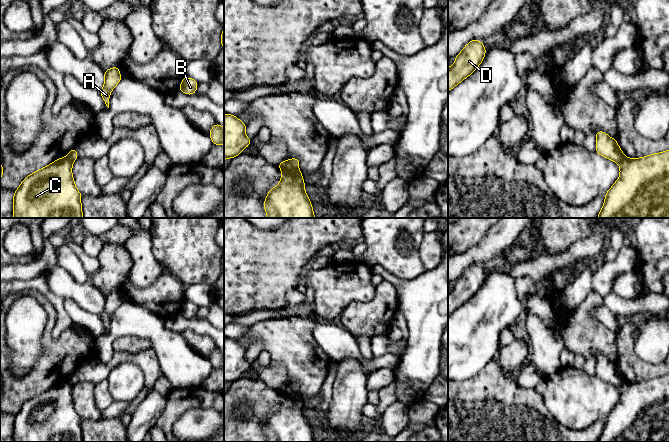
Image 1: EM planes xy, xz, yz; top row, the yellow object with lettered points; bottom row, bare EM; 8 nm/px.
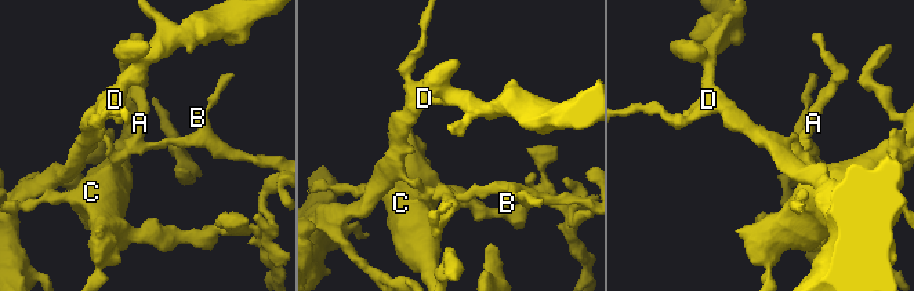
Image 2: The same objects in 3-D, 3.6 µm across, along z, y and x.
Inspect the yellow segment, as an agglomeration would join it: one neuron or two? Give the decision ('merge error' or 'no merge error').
merge error

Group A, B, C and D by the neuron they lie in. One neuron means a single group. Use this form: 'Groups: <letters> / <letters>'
Groups: A B D / C

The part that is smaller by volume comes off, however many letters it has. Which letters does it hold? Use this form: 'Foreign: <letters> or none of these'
Foreign: A, B, D

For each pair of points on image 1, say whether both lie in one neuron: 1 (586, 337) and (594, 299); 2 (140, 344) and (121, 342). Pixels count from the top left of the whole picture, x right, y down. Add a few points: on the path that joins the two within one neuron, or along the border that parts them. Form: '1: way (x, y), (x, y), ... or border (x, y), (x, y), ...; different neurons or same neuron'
1: way (586, 328), (586, 308); same neuron
2: way (135, 344), (126, 344); same neuron

